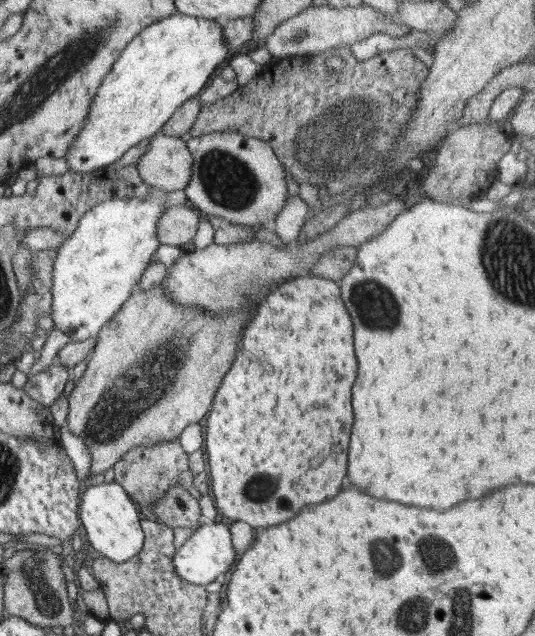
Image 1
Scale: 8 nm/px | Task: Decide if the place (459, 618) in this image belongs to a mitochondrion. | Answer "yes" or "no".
yes

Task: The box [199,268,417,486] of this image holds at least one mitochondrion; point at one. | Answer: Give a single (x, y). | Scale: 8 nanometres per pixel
(375, 307)

